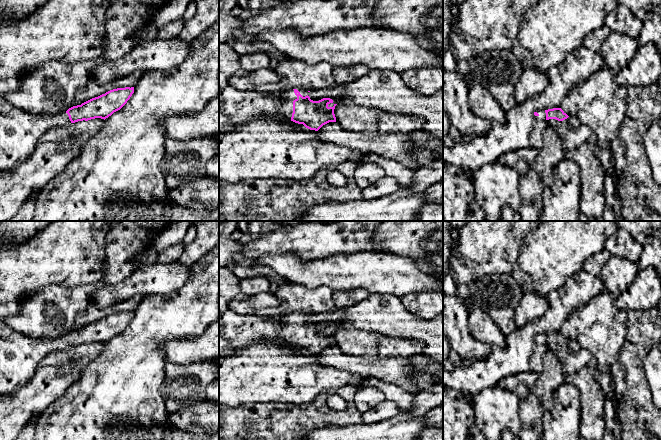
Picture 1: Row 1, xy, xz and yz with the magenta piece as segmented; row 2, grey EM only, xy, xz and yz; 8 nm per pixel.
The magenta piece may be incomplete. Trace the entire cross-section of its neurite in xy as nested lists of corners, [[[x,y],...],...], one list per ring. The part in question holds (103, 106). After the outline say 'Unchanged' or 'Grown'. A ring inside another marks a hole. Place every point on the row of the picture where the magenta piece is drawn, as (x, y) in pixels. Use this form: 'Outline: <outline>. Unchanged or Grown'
Outline: [[[134,87],[113,89],[57,114],[25,111],[0,96],[0,171],[12,169],[30,157],[46,132],[78,121],[105,120],[133,93]]]. Grown

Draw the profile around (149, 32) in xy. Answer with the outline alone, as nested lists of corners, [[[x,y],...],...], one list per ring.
[[[154,16],[151,17],[145,26],[137,34],[138,44],[143,41],[152,41],[159,38],[159,29],[155,26]]]

